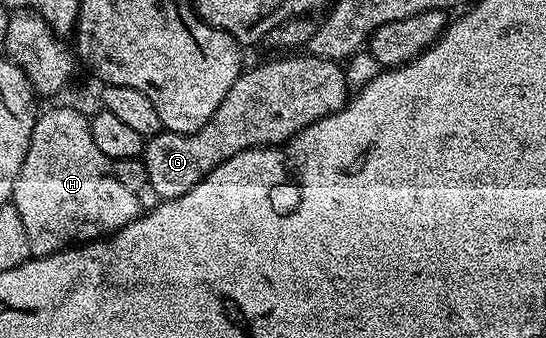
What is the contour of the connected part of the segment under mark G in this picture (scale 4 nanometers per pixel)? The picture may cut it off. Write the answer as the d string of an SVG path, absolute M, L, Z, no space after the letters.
M284 55L281 61L270 61L260 65L257 69L241 72L240 78L226 91L226 99L214 111L214 115L204 124L197 133L169 133L160 132L156 137L147 138L142 160L148 176L148 189L157 193L160 201L173 201L179 197L188 196L196 184L210 171L214 171L226 159L236 157L247 149L256 149L256 141L264 141L268 137L268 101L272 105L300 105L304 109L304 117L313 117L321 121L331 113L343 109L350 100L350 86L345 77L345 70L337 62L327 61L325 57L311 55Z

